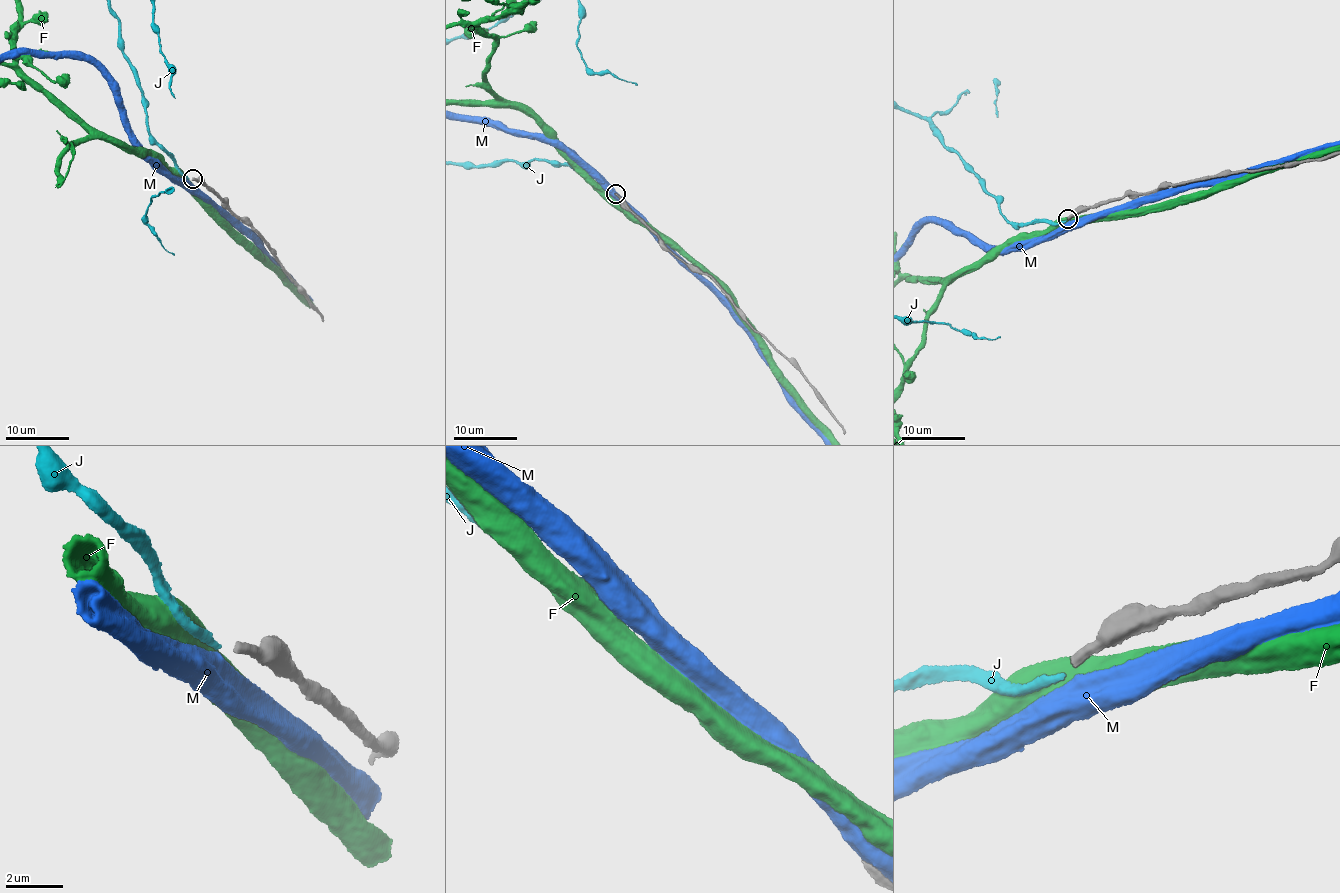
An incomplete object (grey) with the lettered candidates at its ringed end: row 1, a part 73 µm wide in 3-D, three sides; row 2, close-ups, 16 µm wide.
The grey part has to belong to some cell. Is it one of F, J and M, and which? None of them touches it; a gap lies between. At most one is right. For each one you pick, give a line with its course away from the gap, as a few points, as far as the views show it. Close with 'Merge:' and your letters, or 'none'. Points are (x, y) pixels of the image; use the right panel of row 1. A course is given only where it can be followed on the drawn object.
Merge: J

